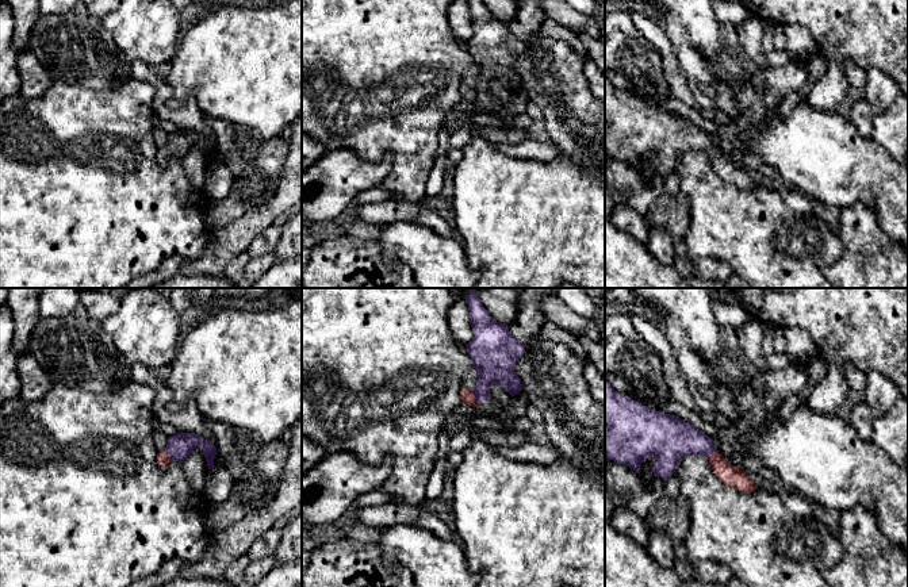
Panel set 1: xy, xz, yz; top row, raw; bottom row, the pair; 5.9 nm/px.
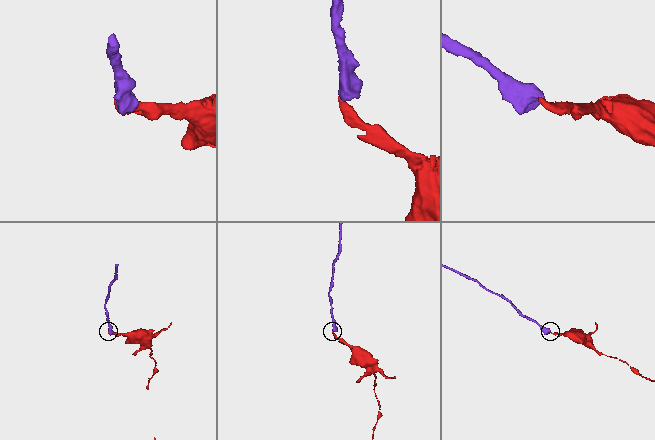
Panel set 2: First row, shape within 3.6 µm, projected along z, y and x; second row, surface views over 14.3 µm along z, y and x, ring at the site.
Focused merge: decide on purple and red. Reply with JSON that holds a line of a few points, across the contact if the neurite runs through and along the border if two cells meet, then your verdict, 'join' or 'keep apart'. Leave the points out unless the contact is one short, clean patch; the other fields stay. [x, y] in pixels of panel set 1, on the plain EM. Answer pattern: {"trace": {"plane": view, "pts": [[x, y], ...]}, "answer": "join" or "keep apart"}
{"trace": {"plane": "xz", "pts": [[494, 57], [494, 64], [475, 94], [466, 92]]}, "answer": "join"}

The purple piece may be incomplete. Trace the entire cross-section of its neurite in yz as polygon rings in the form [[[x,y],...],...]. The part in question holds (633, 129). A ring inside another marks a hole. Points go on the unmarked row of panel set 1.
[[[605,78],[605,153],[640,170],[641,161],[654,154],[654,173],[668,177],[686,151],[701,151],[725,183],[751,191],[758,183],[731,162],[713,143],[712,135],[679,114],[652,107],[616,89]]]

